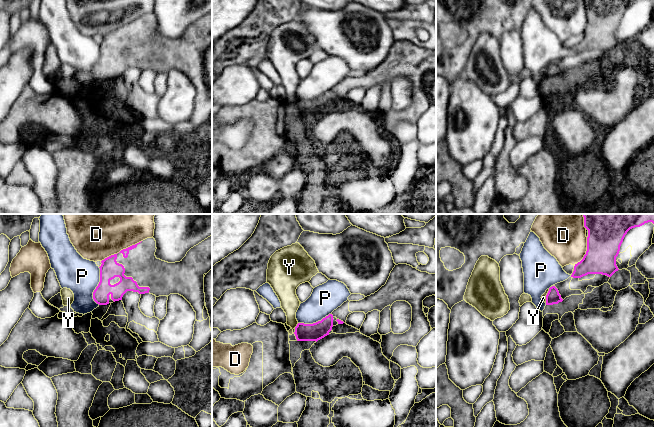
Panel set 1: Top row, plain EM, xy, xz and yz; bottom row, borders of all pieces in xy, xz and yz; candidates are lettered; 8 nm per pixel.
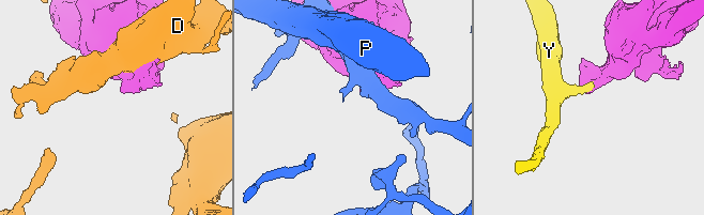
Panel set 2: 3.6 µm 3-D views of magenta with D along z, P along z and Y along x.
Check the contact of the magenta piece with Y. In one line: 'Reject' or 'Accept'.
Reject

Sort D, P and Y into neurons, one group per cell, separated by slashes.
D / P / Y

